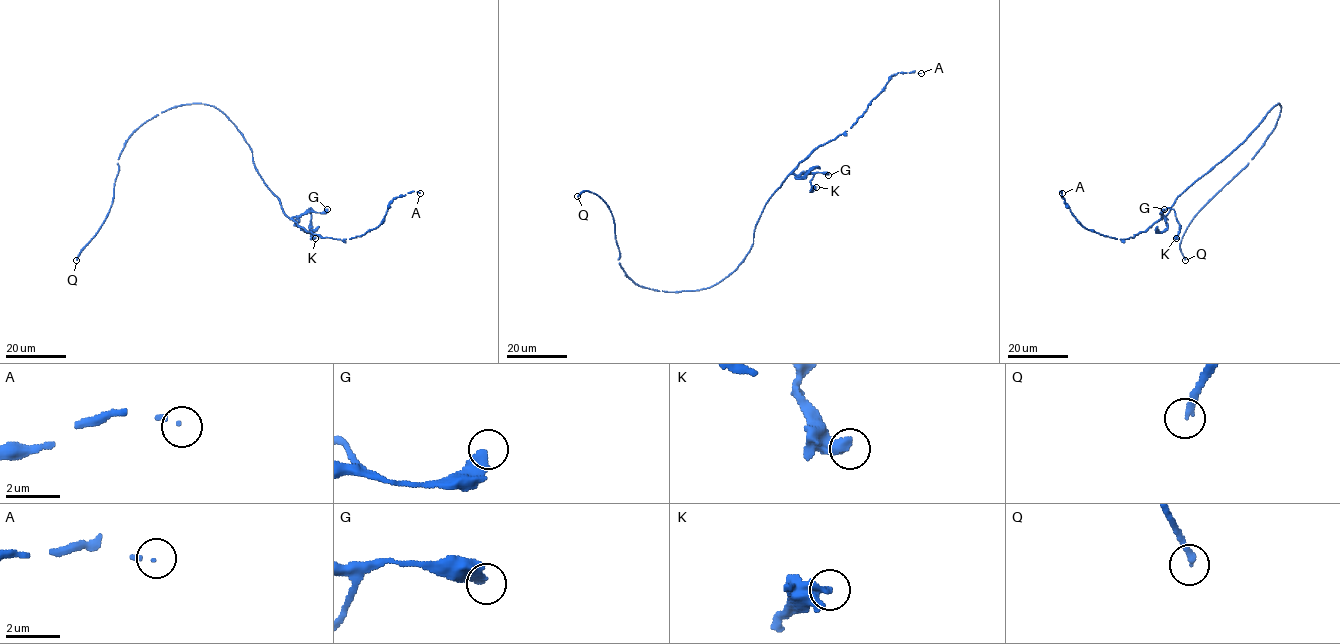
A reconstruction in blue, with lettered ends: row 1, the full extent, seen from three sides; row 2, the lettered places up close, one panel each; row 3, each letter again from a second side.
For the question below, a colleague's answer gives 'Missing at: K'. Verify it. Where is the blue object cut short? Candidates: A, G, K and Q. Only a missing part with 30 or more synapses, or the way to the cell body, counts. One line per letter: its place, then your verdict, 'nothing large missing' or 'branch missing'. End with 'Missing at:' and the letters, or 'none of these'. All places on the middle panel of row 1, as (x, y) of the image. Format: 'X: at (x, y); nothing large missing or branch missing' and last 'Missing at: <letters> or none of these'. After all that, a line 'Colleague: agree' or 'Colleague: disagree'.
A: at (921, 73); nothing large missing
G: at (828, 175); nothing large missing
K: at (816, 187); nothing large missing
Q: at (577, 196); branch missing
Missing at: Q
Colleague: disagree

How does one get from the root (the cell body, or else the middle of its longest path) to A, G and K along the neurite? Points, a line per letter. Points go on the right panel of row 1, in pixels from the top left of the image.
A: (1245, 139), (1188, 186), (1165, 215), (1128, 239), (1112, 238), (1086, 229), (1070, 211), (1062, 193)
G: (1245, 139), (1188, 186), (1163, 218), (1164, 209)
K: (1245, 139), (1188, 186), (1163, 218), (1162, 212), (1168, 208), (1174, 210), (1179, 225), (1176, 238)

